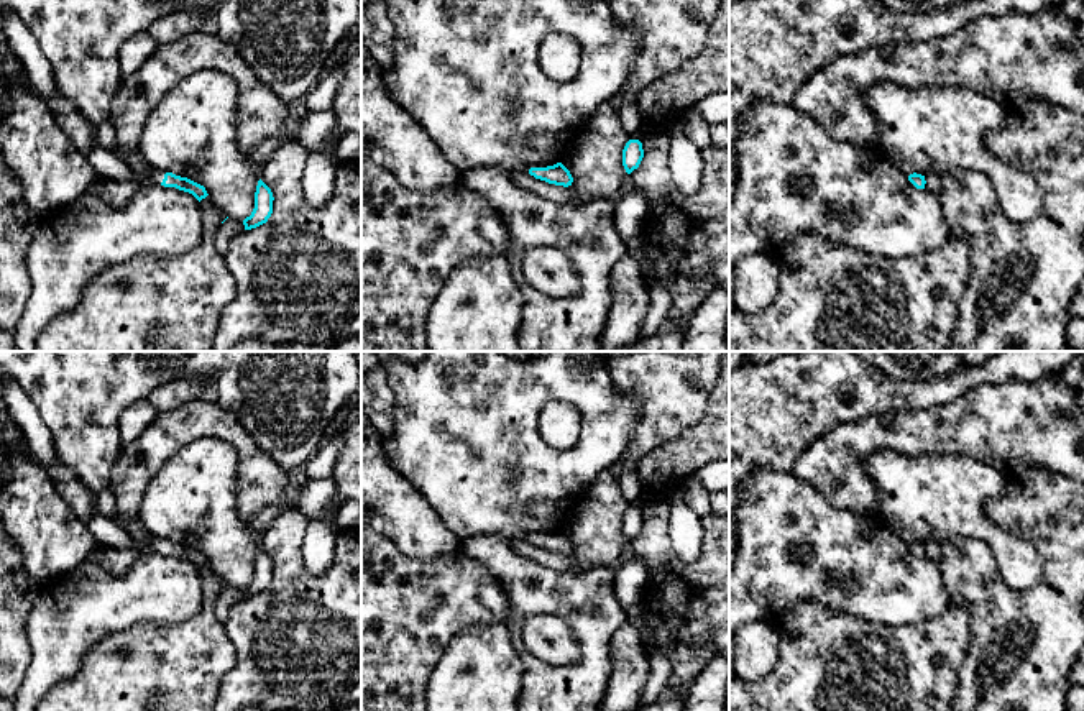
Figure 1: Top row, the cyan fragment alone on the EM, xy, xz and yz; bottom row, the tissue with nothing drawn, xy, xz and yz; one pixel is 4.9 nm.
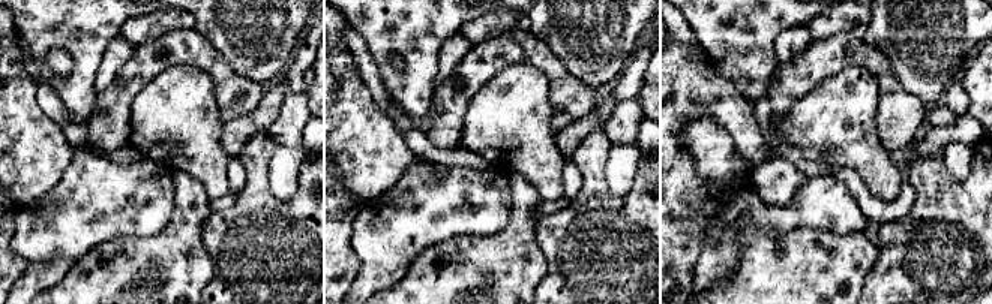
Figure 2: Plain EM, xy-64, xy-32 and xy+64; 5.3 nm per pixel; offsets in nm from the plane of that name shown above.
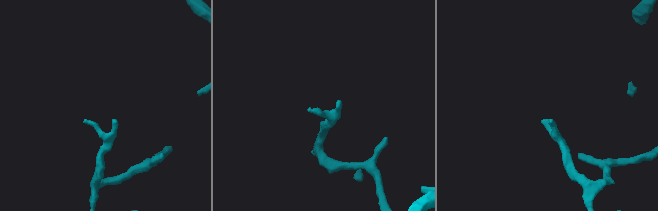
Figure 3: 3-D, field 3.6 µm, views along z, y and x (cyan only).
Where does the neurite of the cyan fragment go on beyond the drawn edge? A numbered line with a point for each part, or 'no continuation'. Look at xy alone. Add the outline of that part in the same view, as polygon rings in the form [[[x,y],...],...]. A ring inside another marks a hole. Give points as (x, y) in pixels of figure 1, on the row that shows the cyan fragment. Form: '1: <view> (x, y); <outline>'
1: xy (107, 165); [[[95,144],[87,154],[87,161],[95,169],[99,177],[118,179],[118,181],[138,181],[149,177],[154,184],[163,182],[166,171],[154,169],[148,166],[143,172],[136,174],[120,156]]]

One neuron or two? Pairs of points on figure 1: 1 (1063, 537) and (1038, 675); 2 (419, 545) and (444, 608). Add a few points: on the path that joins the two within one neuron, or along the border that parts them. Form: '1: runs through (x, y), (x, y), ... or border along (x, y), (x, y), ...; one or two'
1: runs through (1065, 572), (1065, 593), (1042, 631), (1042, 641); one
2: border along (390, 539), (411, 557), (436, 557), (459, 550); two

